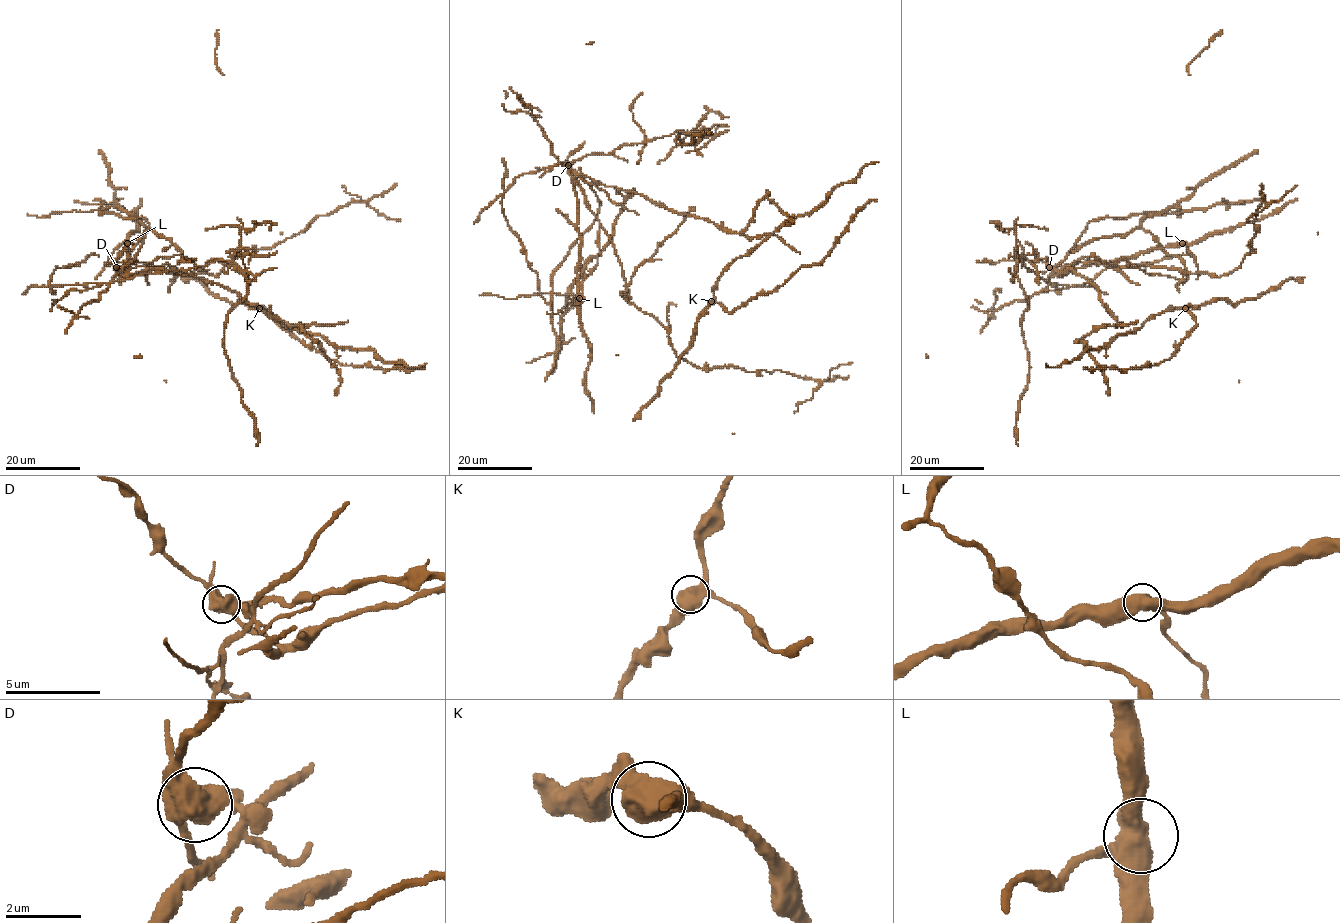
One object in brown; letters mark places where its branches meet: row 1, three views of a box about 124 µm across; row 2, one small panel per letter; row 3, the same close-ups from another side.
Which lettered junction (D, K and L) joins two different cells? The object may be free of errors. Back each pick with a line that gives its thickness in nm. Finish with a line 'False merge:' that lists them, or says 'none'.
D: 650 nm thick
False merge: D

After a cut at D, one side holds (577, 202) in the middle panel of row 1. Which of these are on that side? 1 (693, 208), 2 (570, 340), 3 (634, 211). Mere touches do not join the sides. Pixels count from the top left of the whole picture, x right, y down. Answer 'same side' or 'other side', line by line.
1: other side
2: other side
3: other side

